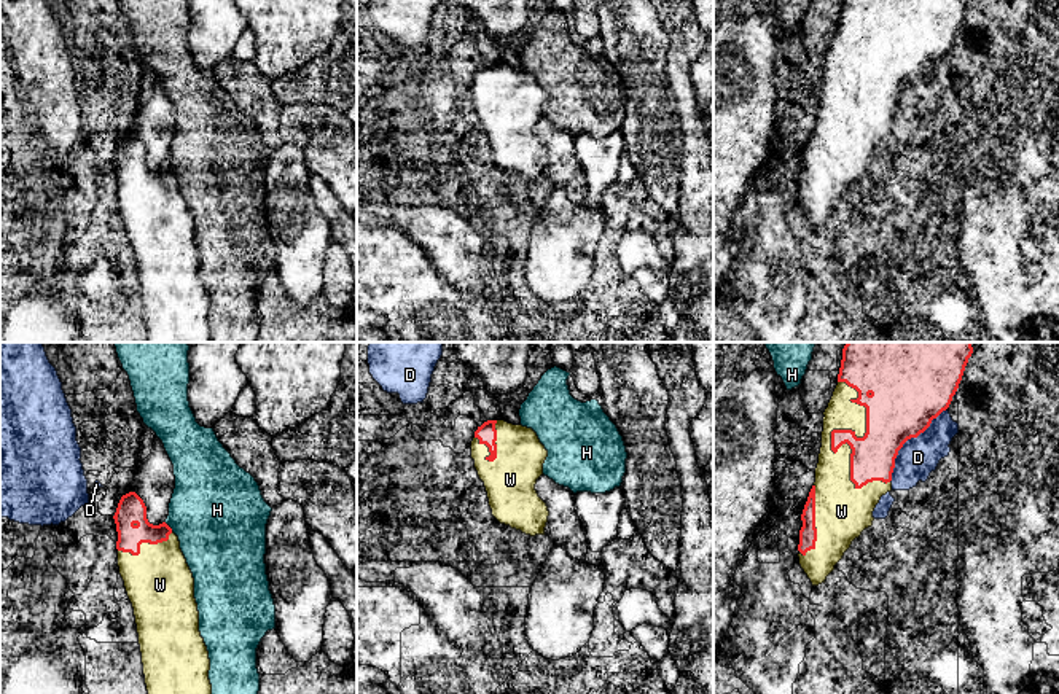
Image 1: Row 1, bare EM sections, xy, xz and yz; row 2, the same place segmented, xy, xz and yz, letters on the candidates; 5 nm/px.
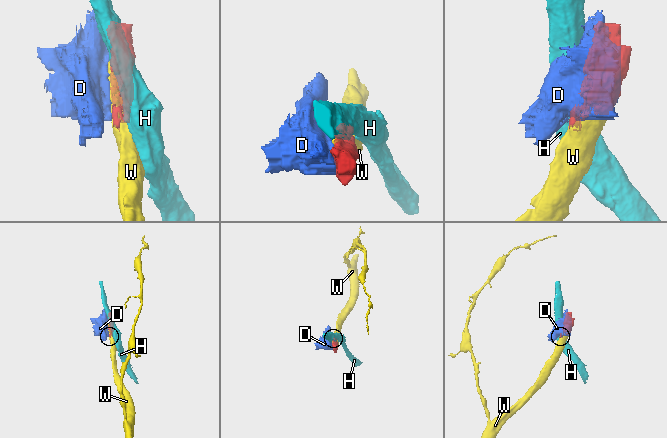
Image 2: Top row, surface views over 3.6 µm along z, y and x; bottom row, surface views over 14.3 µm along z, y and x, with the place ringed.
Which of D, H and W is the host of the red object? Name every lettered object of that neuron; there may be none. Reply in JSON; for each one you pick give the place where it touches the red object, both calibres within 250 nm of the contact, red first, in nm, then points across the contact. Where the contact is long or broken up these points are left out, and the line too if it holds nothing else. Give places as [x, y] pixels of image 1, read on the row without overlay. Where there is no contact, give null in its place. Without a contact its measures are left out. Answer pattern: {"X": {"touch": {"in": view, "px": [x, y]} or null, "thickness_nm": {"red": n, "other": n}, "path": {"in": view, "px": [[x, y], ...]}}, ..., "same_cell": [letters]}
{"W": {"touch": {"in": "yz", "px": [832, 80]}, "thickness_nm": {"red": 220, "other": 190}}, "same_cell": ["W"]}

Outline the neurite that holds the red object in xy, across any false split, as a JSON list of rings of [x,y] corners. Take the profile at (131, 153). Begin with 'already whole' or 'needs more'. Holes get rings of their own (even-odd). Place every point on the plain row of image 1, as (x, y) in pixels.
needs more | [[[132,134],[121,140],[113,162],[148,342],[213,342],[194,221],[178,180],[166,166],[150,167],[143,143]]]

